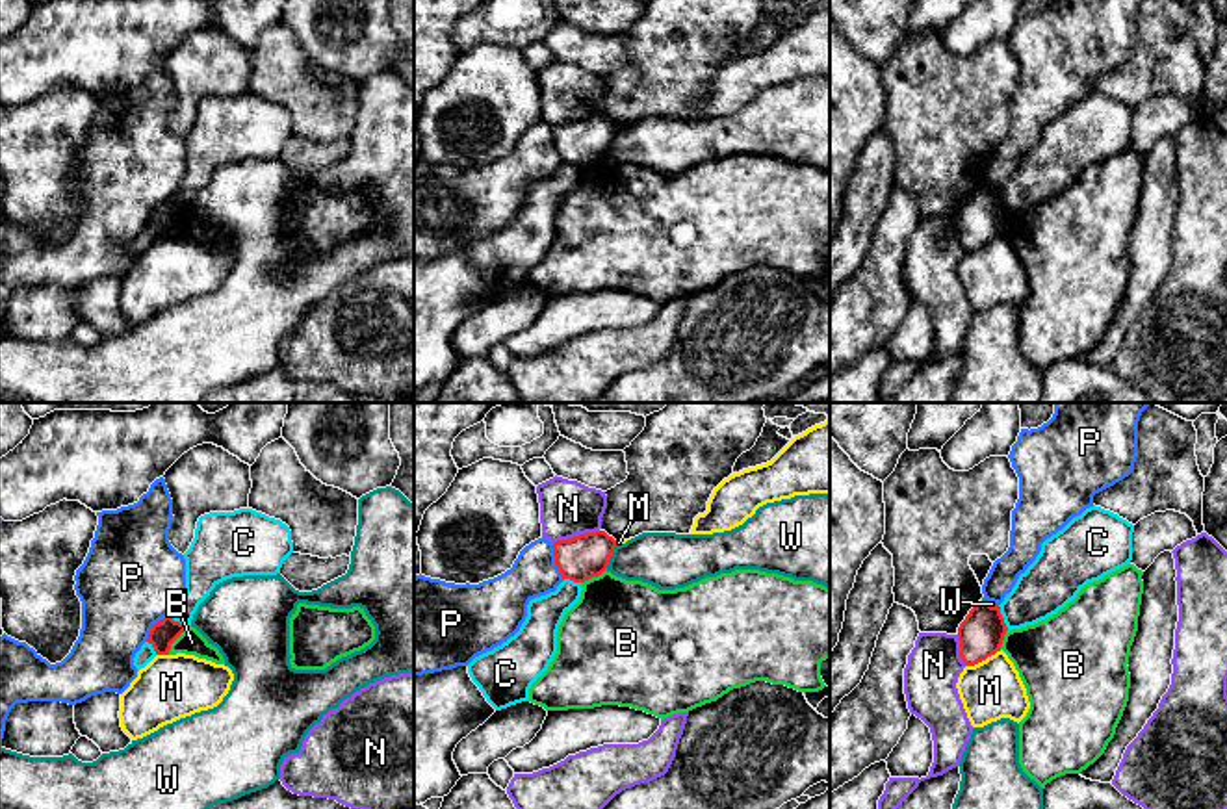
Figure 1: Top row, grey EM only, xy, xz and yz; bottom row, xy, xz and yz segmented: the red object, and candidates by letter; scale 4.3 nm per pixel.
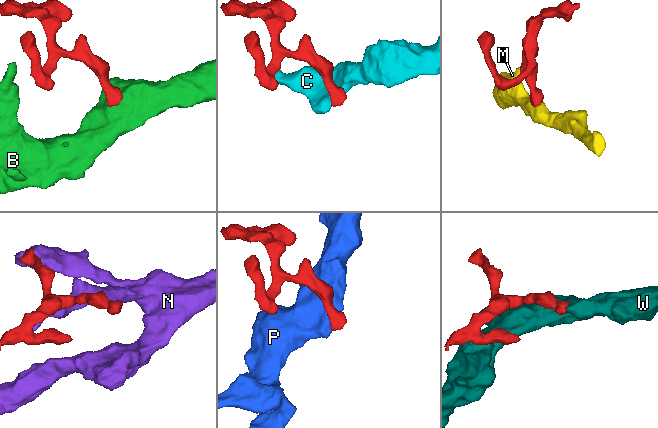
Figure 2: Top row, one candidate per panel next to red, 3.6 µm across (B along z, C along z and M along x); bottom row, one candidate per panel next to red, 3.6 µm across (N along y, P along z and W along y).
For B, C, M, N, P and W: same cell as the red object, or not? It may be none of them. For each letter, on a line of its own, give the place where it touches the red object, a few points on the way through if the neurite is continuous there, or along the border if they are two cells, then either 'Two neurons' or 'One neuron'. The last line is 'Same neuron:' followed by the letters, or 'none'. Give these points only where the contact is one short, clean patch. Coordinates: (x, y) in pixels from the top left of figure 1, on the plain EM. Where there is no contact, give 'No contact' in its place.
B: Touches red at xy (175, 223). Boundary: xy (188, 212), (171, 229), (167, 238). Two neurons
C: Touches red at yz (1003, 203). Boundary: yz (999, 190), (1008, 214). Two neurons
M: Touches red at yz (982, 243). Boundary: yz (1001, 234), (966, 251). Two neurons
N: Touches red at xz (574, 121). Two neurons
P: Touches red at xz (555, 147). Two neurons
W: Touches red at xz (611, 140). Boundary: xz (617, 130), (606, 153). Two neurons
Same neuron: none

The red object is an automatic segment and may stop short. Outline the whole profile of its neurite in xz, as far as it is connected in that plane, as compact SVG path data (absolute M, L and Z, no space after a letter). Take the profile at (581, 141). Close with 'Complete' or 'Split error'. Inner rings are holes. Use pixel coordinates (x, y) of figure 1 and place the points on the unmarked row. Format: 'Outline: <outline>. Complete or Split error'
Outline: M596 115L553 126L553 139L562 163L585 167L607 154L614 132L613 121Z. Complete

